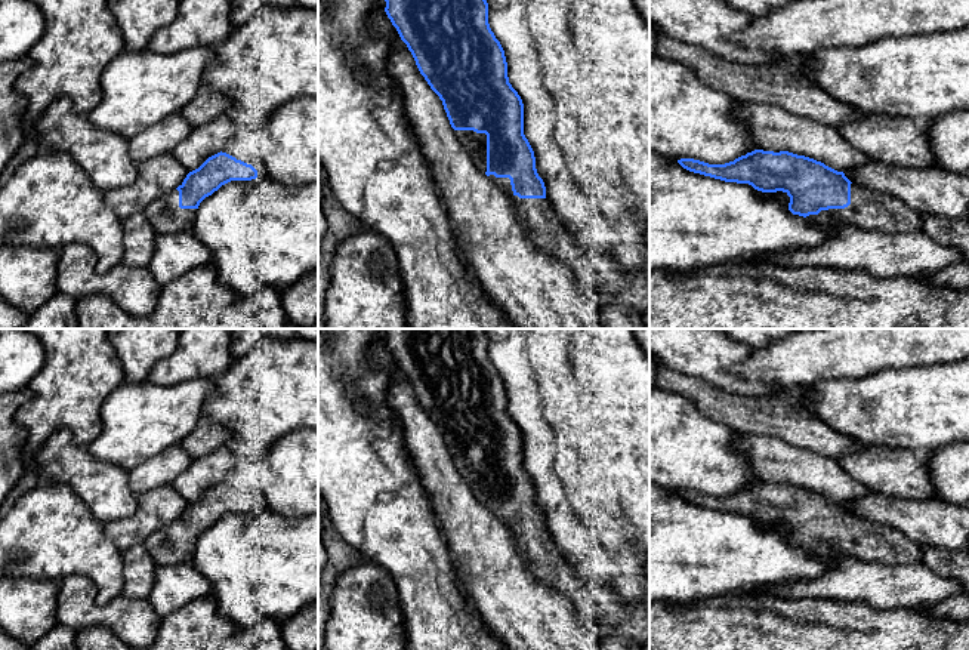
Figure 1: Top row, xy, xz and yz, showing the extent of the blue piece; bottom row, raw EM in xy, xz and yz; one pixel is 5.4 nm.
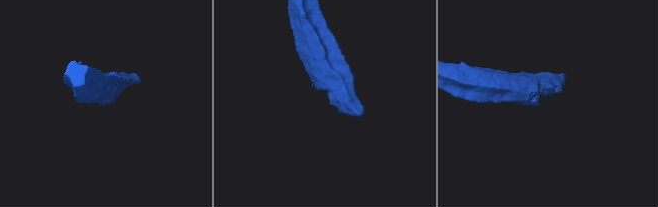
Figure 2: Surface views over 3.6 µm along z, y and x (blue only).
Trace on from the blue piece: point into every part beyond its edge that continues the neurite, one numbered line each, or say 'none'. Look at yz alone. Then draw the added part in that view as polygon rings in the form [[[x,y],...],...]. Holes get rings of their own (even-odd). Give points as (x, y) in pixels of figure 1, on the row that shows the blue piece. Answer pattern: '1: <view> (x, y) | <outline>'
1: yz (869, 209) | [[[851,184],[851,204],[845,209],[821,210],[806,216],[808,221],[824,227],[855,227],[883,232],[916,232],[922,228],[922,213],[892,195],[885,195],[858,184]]]

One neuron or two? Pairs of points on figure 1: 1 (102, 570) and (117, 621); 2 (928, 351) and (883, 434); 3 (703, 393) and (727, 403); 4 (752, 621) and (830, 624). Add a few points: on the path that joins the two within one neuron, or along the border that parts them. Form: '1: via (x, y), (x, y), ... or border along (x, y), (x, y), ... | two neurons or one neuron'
1: border along (86, 575), (99, 604), (120, 595) | two neurons
2: border along (953, 362), (886, 369) | two neurons
3: via (709, 399), (721, 403) | one neuron
4: via (771, 624), (811, 624) | one neuron

